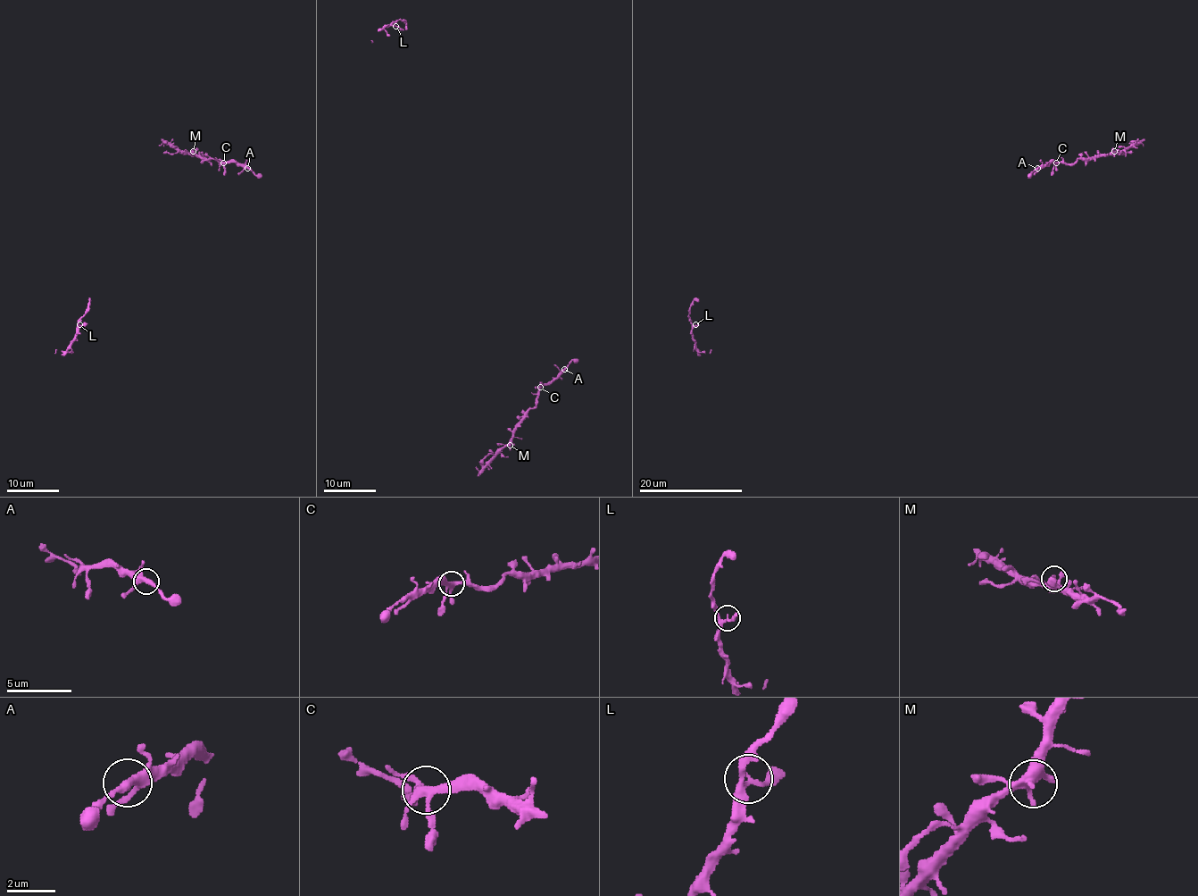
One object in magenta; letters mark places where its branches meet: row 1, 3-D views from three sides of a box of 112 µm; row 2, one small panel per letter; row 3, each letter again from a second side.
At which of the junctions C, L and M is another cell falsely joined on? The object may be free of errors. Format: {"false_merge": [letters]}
{"false_merge": []}

